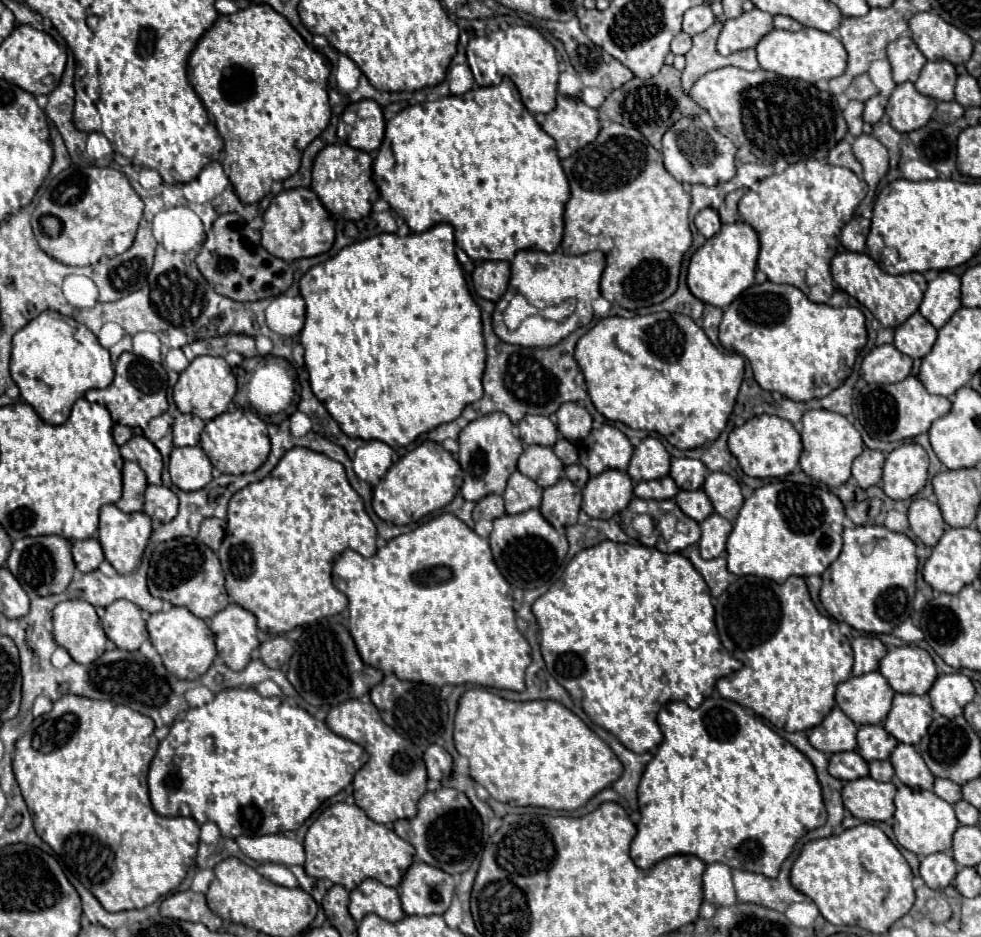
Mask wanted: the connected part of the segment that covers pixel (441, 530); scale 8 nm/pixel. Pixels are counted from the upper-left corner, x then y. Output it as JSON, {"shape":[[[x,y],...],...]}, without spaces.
{"shape":[[[443,513],[439,517],[433,517],[431,521],[419,525],[417,529],[413,529],[411,533],[405,533],[405,535],[399,535],[399,537],[391,539],[383,549],[379,549],[369,559],[355,553],[355,551],[351,551],[351,549],[347,549],[345,553],[341,553],[341,557],[333,565],[333,583],[349,599],[349,613],[351,613],[349,631],[355,639],[355,645],[357,645],[357,651],[359,651],[361,659],[367,665],[371,665],[375,669],[381,669],[383,673],[395,673],[399,679],[417,681],[417,683],[425,683],[425,685],[431,685],[431,687],[475,683],[475,685],[493,687],[493,689],[525,691],[525,669],[531,663],[531,647],[529,647],[527,639],[519,633],[519,629],[515,625],[513,589],[505,581],[505,577],[499,573],[499,569],[493,561],[491,549],[489,549],[489,541],[479,537],[473,529],[469,529],[459,517],[455,517],[451,513]]]}

